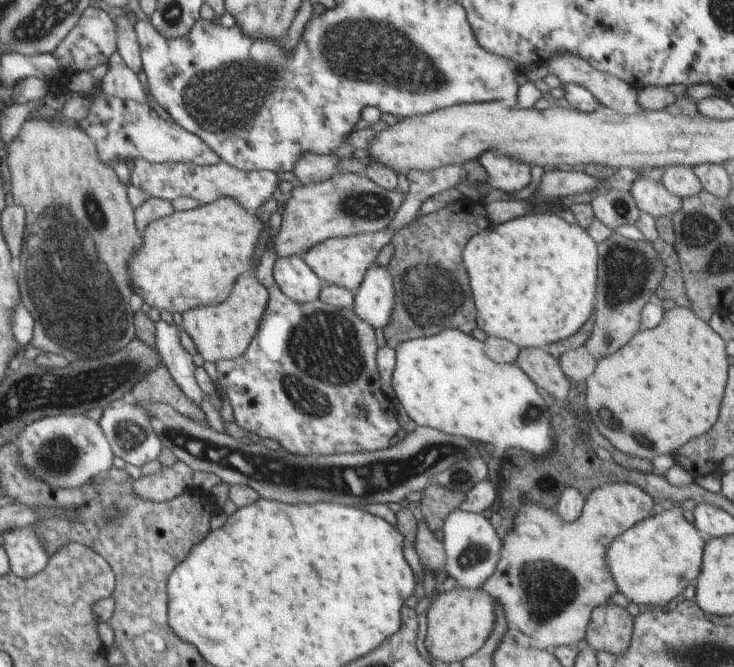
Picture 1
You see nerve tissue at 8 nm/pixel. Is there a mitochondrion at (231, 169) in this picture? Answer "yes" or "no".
no

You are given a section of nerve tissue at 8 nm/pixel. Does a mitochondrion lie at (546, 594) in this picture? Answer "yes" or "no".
yes

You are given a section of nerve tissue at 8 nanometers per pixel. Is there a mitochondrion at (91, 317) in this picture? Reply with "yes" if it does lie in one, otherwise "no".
yes

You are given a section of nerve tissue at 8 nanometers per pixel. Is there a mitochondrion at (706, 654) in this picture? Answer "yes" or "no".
yes

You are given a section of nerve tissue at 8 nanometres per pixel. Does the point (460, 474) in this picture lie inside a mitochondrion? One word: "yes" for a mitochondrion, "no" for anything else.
yes

